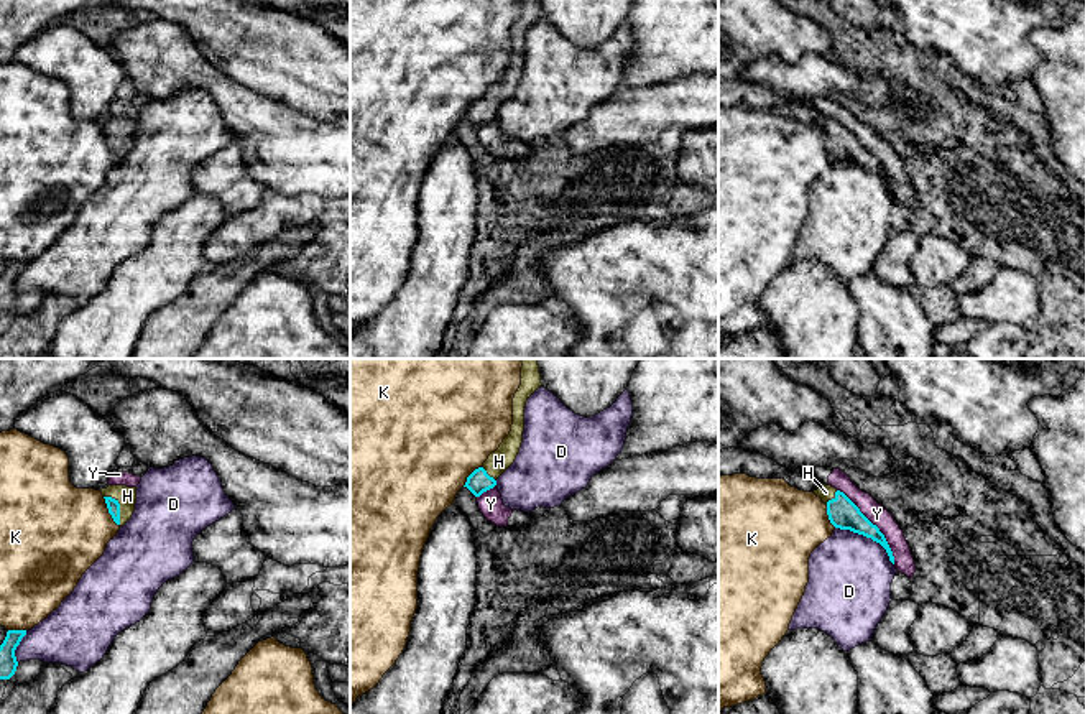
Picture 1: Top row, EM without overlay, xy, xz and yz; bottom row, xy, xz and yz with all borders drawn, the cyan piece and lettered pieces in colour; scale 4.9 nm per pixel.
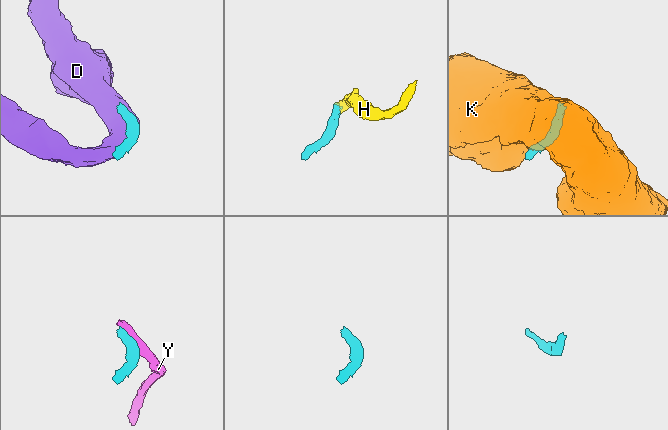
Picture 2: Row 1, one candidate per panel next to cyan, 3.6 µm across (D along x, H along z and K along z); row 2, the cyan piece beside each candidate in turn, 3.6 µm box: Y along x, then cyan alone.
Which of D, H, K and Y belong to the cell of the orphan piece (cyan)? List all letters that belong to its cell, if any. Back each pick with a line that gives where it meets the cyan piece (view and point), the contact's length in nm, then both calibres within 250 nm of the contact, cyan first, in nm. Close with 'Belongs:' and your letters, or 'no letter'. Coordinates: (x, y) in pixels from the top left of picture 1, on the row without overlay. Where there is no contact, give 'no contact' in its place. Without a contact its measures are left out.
H: contact xy (119, 139); length 170 nm; calibres 60 and 100 nm
Belongs: H

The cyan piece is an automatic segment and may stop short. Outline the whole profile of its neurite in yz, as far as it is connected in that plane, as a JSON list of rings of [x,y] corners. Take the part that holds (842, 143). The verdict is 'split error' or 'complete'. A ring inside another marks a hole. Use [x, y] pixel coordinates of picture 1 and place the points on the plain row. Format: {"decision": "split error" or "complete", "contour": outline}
{"decision": "split error", "contour": [[[822,115],[817,122],[814,122],[814,125],[827,137],[829,151],[835,160],[850,161],[880,174],[886,181],[889,192],[894,196],[894,188],[884,166],[843,123]]]}

